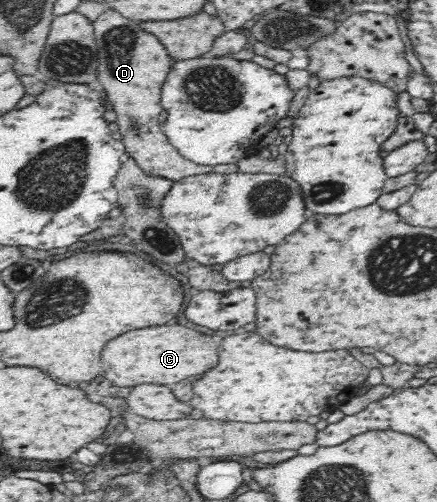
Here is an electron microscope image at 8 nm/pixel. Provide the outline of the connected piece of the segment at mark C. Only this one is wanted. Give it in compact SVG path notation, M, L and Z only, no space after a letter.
M163 324L139 328L117 336L105 344L101 364L109 384L132 388L138 384L170 386L217 366L219 341L181 324Z

